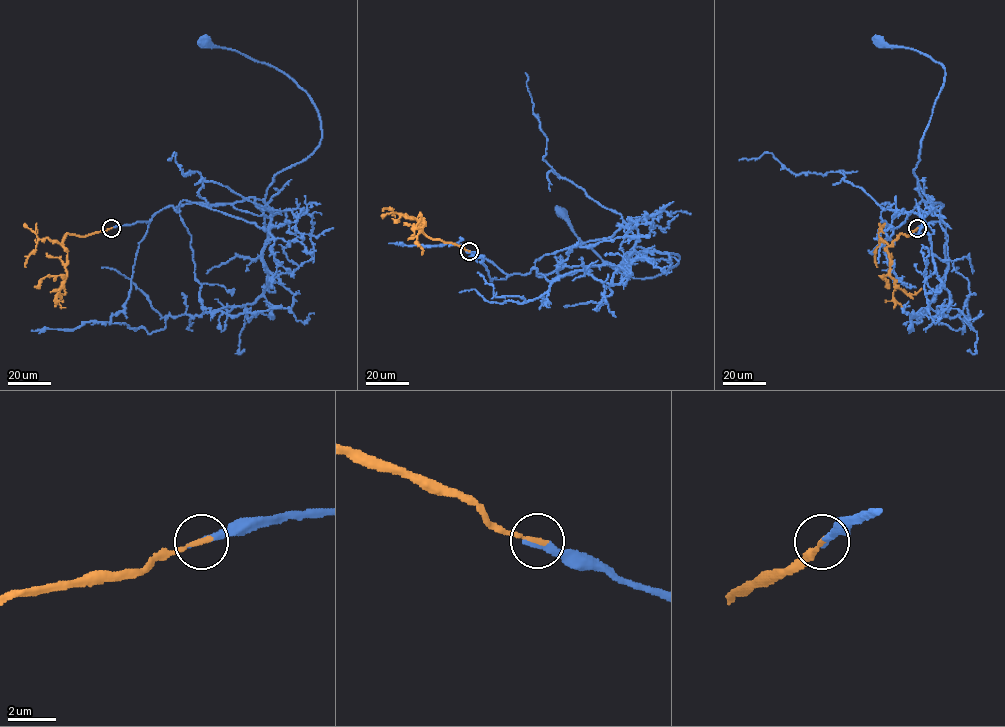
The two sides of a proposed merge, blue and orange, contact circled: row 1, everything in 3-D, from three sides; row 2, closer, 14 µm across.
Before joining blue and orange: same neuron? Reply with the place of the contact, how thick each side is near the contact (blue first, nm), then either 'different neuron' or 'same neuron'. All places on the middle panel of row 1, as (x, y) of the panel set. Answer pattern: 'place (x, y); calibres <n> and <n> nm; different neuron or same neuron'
place (469, 251); calibres 280 and 240 nm; same neuron

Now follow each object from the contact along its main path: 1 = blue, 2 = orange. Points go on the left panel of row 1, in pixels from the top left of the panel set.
1: (111, 228), (171, 205), (253, 197), (264, 208), (272, 177), (319, 144), (317, 110), (294, 81), (204, 41)
2: (111, 228), (84, 236), (67, 234), (63, 239), (67, 253), (67, 277), (59, 293), (65, 293), (64, 288)

